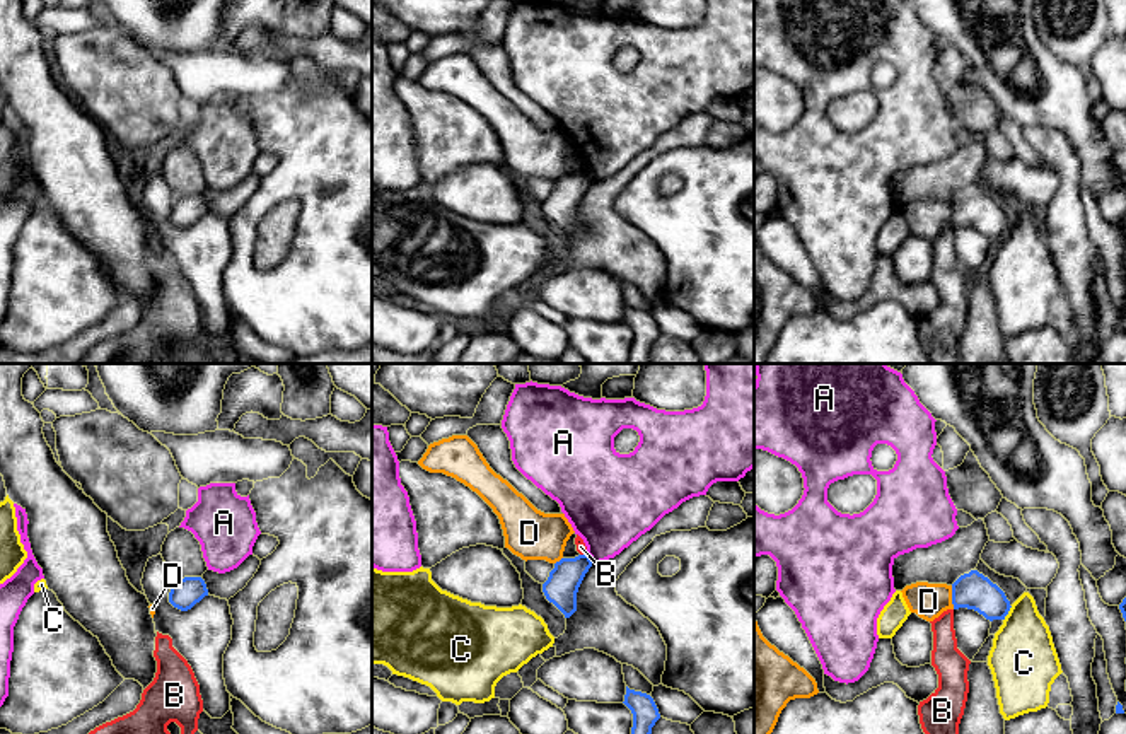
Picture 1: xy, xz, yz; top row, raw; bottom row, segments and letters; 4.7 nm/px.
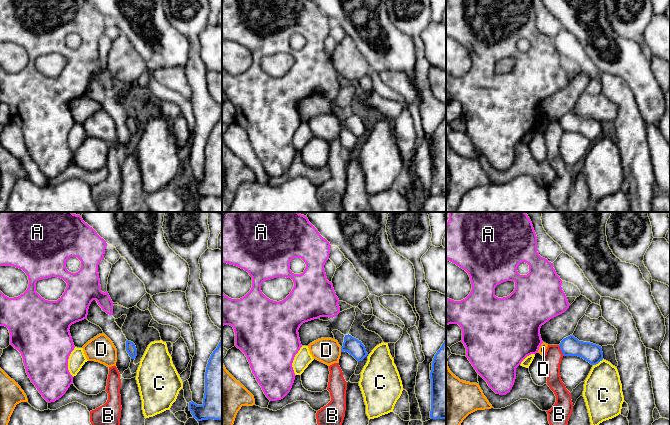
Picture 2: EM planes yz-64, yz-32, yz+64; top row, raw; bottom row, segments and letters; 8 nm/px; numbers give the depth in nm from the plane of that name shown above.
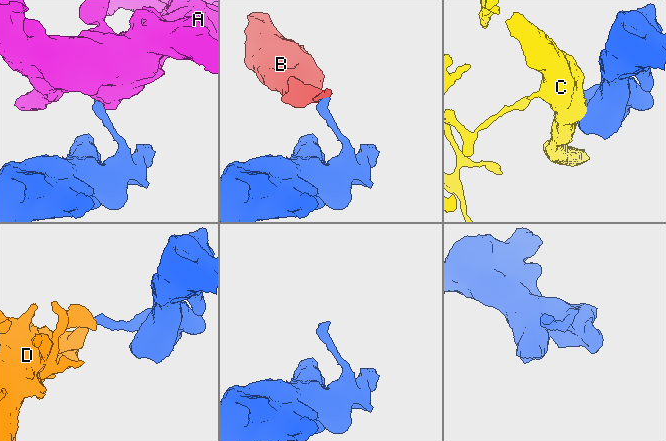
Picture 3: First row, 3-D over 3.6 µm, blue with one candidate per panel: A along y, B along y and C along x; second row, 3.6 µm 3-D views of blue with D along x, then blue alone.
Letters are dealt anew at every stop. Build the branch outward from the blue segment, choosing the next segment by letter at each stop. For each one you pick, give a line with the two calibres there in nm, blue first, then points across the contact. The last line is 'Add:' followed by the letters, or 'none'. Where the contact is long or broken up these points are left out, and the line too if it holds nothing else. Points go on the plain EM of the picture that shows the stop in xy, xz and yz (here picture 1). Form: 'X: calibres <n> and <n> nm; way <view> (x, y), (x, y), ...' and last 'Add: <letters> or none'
Add: none

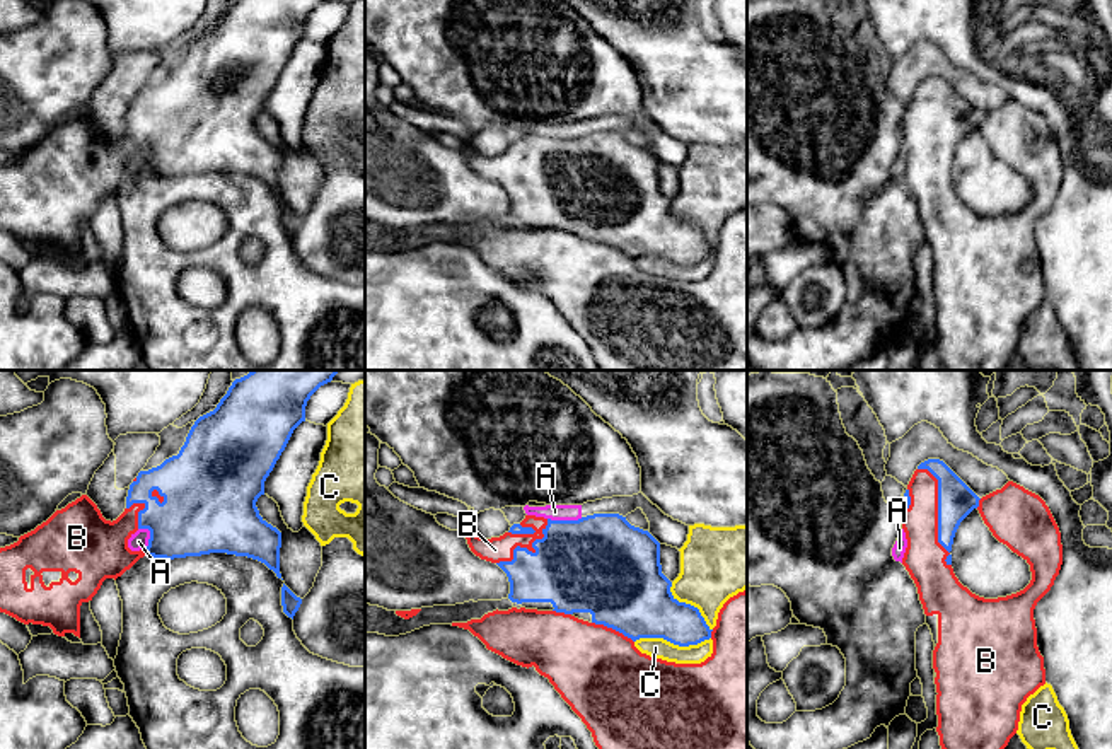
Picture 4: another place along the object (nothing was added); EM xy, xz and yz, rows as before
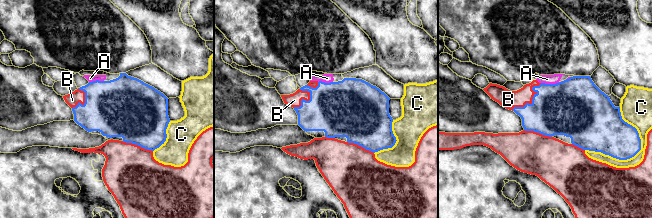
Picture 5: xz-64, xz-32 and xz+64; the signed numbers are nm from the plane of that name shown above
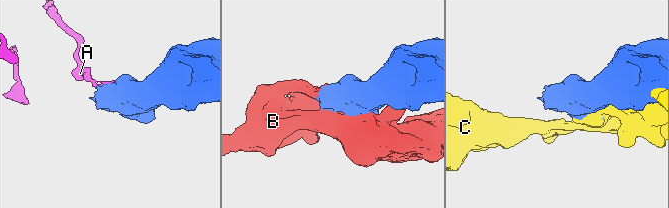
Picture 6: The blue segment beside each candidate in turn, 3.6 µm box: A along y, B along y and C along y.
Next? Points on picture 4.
B: calibres 180 and 190 nm
Add: B

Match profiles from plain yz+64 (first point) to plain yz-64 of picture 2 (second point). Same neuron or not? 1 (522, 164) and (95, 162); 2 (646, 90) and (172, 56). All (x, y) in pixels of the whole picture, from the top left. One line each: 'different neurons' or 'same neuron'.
1: different neurons
2: same neuron

